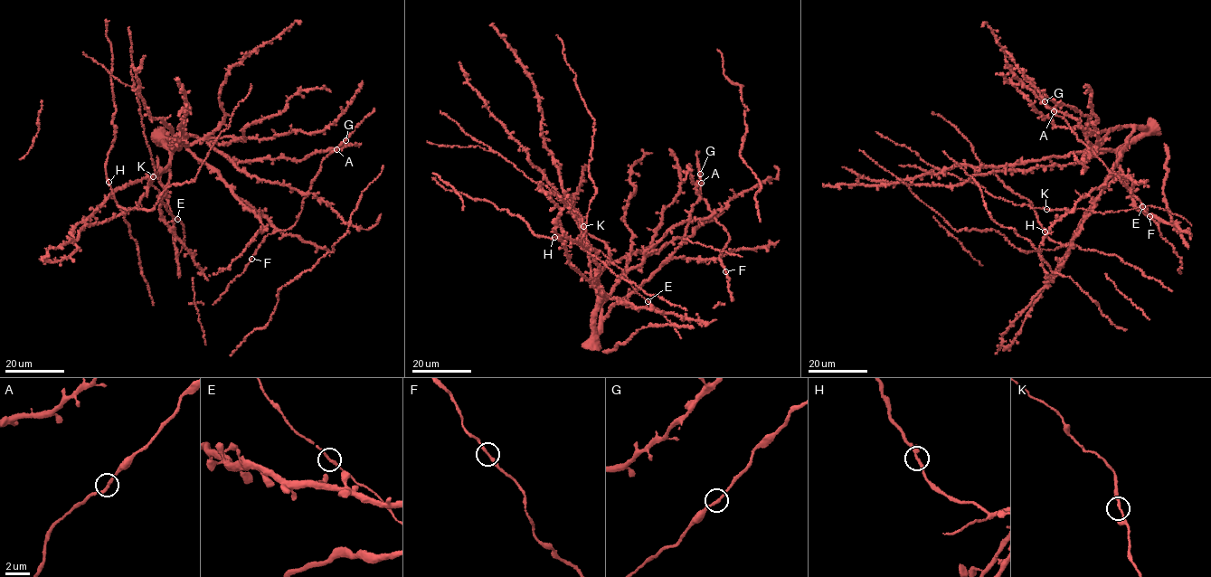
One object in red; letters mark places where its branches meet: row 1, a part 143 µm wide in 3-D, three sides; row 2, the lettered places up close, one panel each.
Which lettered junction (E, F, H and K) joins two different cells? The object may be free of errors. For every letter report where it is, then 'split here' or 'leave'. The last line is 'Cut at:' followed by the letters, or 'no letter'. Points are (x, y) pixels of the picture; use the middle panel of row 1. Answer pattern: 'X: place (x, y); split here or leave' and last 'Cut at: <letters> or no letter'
E: place (648, 301); leave
F: place (725, 271); leave
H: place (554, 237); leave
K: place (583, 226); leave
Cut at: no letter

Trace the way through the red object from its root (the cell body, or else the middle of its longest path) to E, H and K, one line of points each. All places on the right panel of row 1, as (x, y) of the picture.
E: (1121, 150), (1118, 166), (1125, 185), (1134, 206), (1147, 212), (1142, 206)
H: (1121, 150), (1117, 164), (1105, 180), (1094, 208), (1073, 240), (1073, 246), (1075, 247), (1056, 242), (1045, 231)
K: (1121, 150), (1118, 166), (1126, 188), (1134, 206), (1147, 212), (1143, 206), (1102, 213), (1082, 209), (1046, 209)

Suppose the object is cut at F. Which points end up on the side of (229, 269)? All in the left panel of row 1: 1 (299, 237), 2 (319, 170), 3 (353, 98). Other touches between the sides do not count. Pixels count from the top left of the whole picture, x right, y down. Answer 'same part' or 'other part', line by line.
1: same part
2: other part
3: same part

